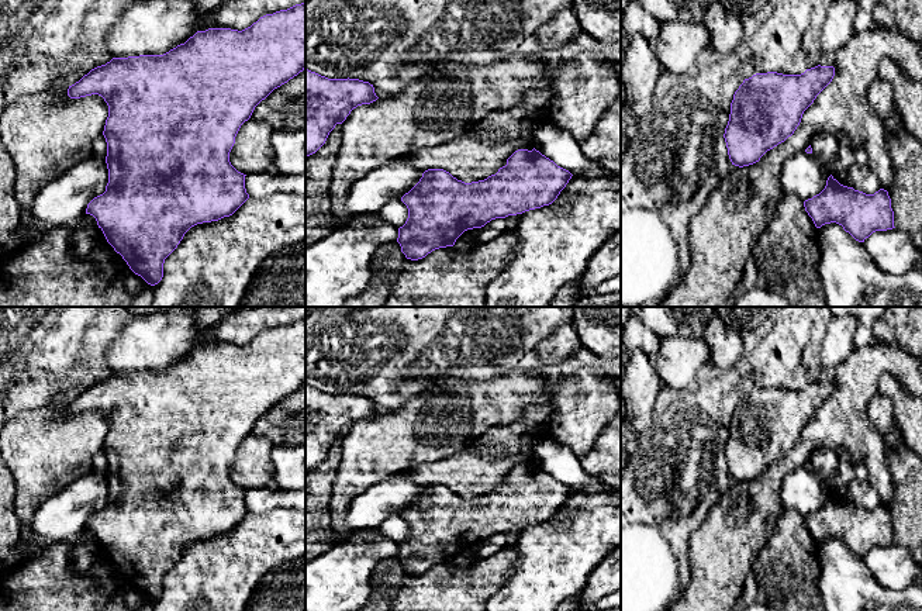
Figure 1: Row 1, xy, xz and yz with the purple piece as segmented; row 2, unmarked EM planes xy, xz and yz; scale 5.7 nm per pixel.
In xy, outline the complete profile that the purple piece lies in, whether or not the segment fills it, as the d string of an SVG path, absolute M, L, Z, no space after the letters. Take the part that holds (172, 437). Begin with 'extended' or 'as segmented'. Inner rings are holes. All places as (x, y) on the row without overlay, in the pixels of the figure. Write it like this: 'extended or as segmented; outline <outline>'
as segmented; outline M305 317L266 329L242 346L197 346L163 370L113 373L69 401L70 414L99 410L108 421L103 446L108 498L106 507L87 519L86 529L96 534L107 558L148 600L155 601L162 596L165 574L191 542L229 532L249 514L245 504L246 490L229 477L235 452L262 415L304 384Z

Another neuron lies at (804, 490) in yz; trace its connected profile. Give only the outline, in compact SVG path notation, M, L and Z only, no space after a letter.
M800 467L783 479L781 503L784 508L795 510L805 517L825 504L831 490L826 477L812 469Z

